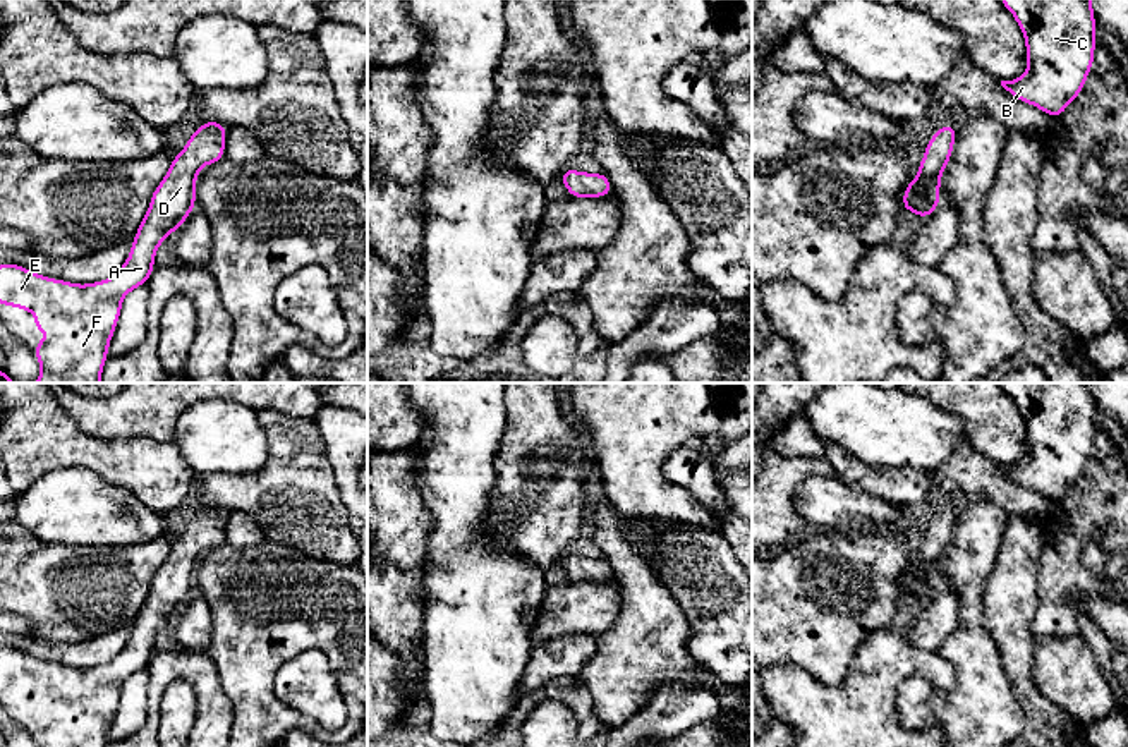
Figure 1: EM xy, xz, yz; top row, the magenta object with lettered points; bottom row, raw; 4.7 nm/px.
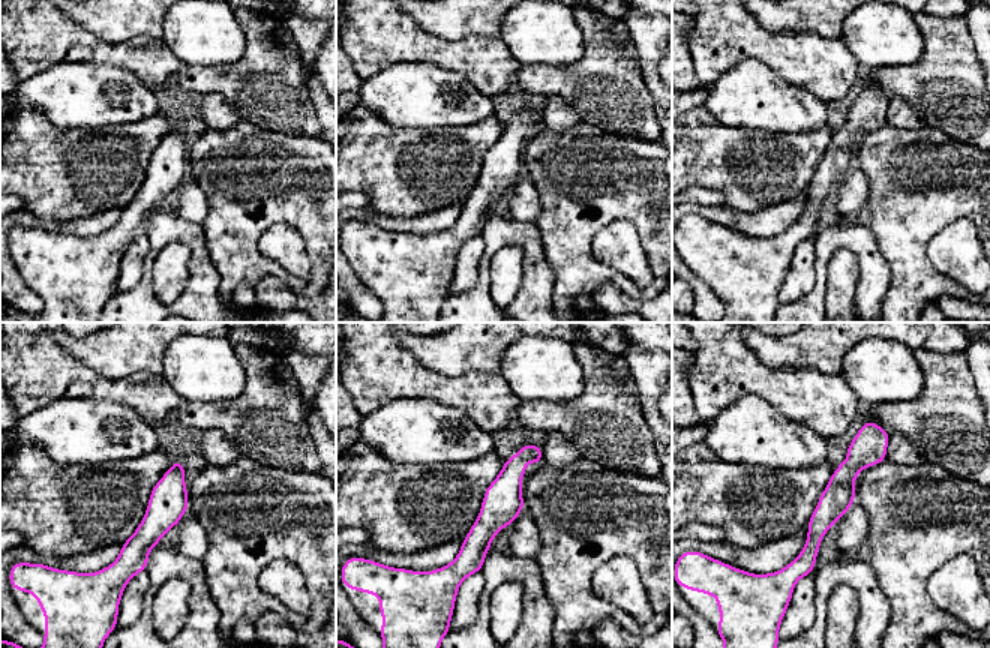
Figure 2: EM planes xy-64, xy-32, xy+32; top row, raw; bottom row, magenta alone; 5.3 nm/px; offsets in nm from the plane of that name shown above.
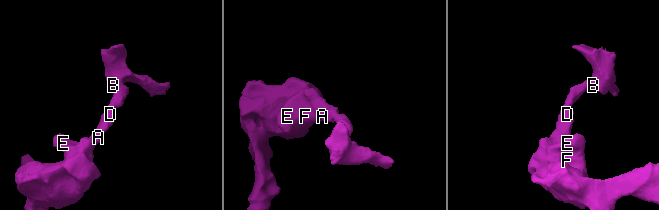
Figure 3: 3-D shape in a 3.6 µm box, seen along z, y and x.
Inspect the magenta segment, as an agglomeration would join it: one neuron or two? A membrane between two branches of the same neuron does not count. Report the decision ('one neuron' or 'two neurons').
one neuron

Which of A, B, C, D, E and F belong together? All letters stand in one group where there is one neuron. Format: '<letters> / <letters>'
A B C D E F

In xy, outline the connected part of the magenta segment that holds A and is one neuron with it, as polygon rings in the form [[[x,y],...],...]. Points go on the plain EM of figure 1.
[[[204,505],[172,543],[151,579],[127,646],[110,663],[79,670],[0,647],[0,689],[33,695],[36,716],[60,718],[34,730],[39,747],[106,747],[124,682],[148,668],[160,629],[196,592],[196,563],[203,550],[225,543],[227,515],[220,507]]]

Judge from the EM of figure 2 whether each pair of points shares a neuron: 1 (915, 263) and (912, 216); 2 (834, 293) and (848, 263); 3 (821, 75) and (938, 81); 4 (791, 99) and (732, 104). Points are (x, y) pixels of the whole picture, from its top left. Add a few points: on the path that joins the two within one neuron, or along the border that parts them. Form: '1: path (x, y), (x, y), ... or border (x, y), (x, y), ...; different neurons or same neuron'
1: path (912, 251), (912, 228); same neuron
2: path (842, 285), (843, 270); same neuron
3: border (864, 71), (861, 77); different neurons
4: path (776, 101), (747, 101); same neuron

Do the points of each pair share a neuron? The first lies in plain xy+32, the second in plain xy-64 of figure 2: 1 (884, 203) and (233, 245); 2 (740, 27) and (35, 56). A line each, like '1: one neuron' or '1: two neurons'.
1: one neuron
2: one neuron

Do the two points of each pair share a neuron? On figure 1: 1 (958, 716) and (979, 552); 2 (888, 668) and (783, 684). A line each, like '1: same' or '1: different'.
1: same
2: same

